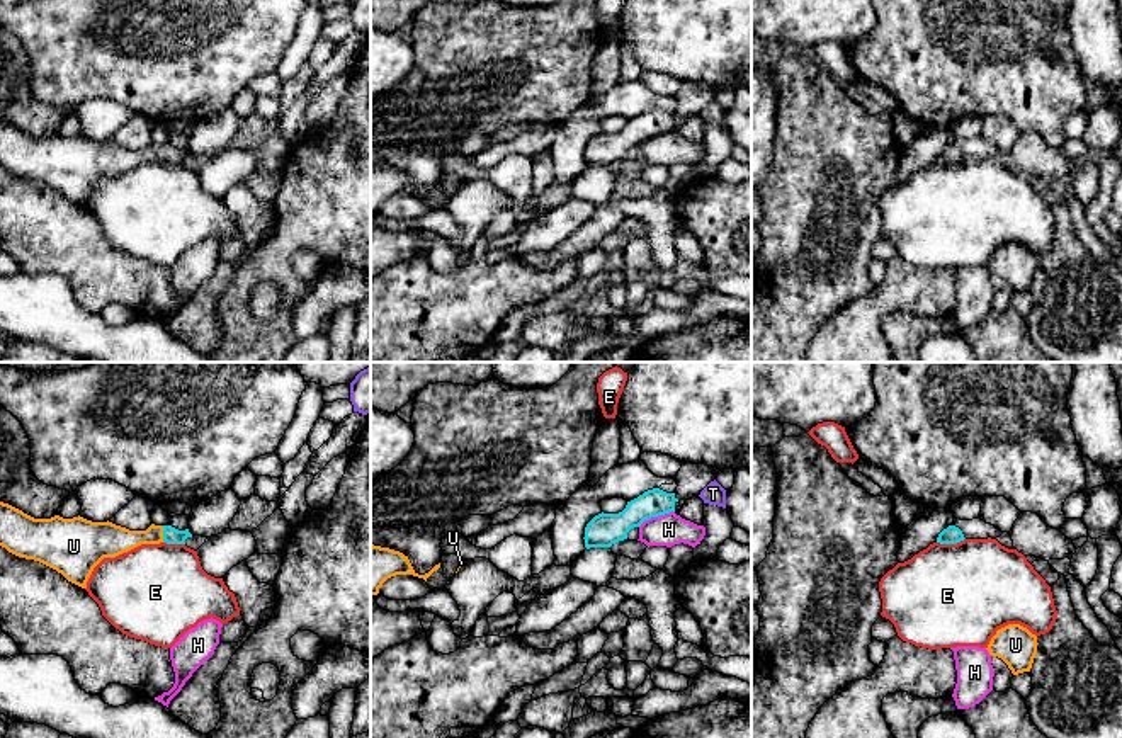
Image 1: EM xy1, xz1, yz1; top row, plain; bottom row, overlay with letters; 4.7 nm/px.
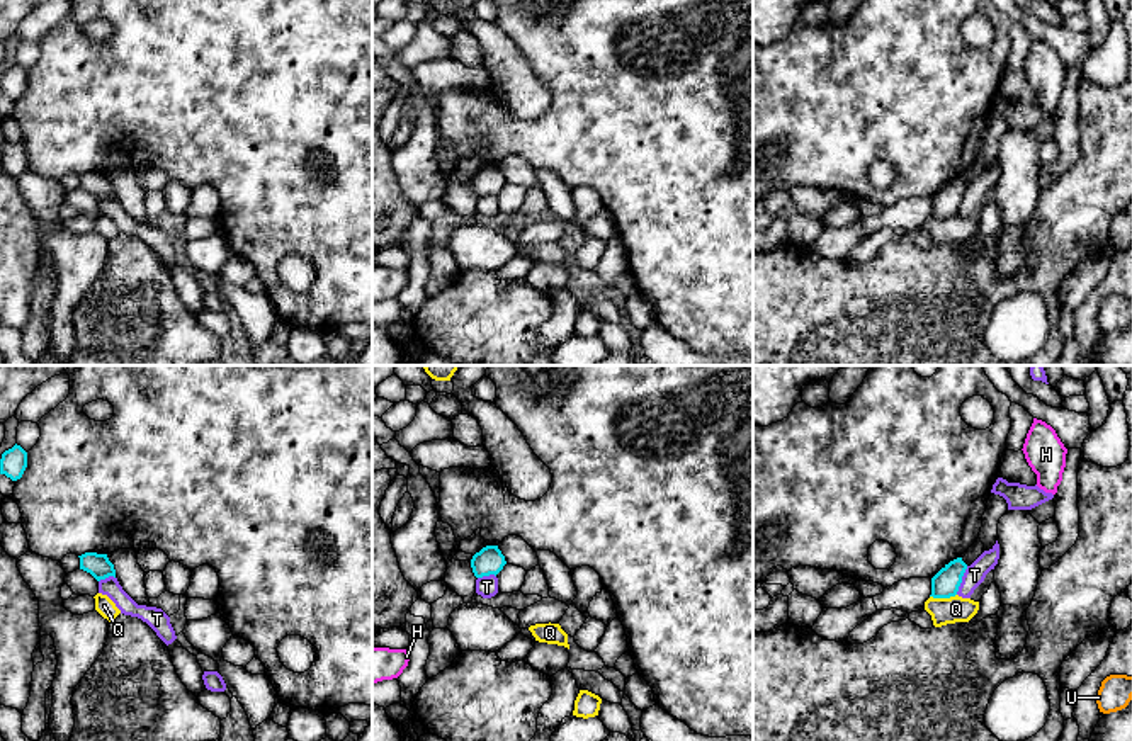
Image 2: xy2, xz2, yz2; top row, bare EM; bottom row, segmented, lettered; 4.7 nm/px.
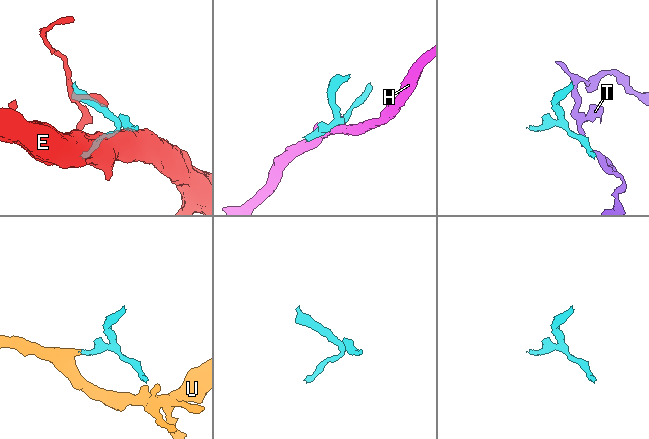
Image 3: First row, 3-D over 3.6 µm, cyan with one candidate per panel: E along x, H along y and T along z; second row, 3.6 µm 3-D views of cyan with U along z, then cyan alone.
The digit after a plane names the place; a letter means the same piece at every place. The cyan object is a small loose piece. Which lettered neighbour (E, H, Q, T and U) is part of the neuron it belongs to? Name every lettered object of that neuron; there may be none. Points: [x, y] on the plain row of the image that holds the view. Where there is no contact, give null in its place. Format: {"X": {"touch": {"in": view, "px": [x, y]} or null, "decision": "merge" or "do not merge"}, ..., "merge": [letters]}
{"E": {"touch": {"in": "yz1", "px": [951, 162]}, "decision": "do not merge"}, "H": {"touch": {"in": "xz1", "px": [655, 135]}, "decision": "do not merge"}, "Q": {"touch": {"in": "yz2", "px": [942, 216]}, "decision": "do not merge"}, "T": {"touch": {"in": "yz2", "px": [961, 199]}, "decision": "do not merge"}, "U": {"touch": {"in": "xy1", "px": [164, 153]}, "decision": "merge"}, "merge": ["U"]}

